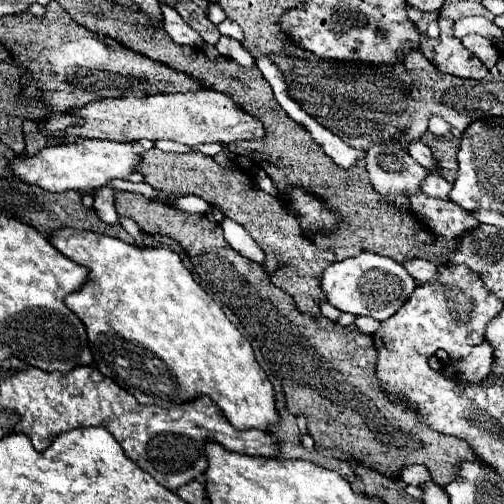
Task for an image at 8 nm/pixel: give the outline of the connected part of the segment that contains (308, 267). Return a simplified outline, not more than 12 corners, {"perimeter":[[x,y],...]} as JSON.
{"perimeter":[[145,150],[135,172],[241,224],[271,282],[319,316],[335,262],[247,172],[199,152]]}

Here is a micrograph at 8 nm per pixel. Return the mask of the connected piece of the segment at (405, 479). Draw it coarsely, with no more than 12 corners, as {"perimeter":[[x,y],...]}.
{"perimeter":[[405,466],[397,476],[403,484],[431,480],[427,468]]}

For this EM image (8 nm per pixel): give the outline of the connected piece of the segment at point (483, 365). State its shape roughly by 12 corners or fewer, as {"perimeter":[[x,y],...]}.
{"perimeter":[[491,344],[451,360],[437,350],[443,376],[479,384],[491,372]]}

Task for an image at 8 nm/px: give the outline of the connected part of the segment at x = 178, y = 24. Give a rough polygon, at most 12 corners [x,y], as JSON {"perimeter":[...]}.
{"perimeter":[[161,6],[177,44],[203,48],[203,38],[173,8]]}

